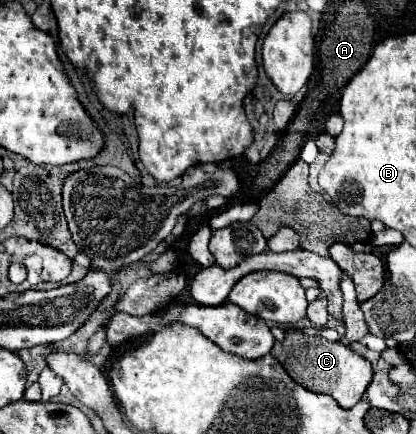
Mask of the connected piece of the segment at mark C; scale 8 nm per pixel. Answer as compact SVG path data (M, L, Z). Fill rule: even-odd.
M285 331L283 341L275 341L271 355L283 365L283 369L313 393L331 395L343 409L351 409L363 397L365 389L373 379L373 367L367 359L351 351L347 345L339 341L327 341L321 335L305 335L299 331Z

